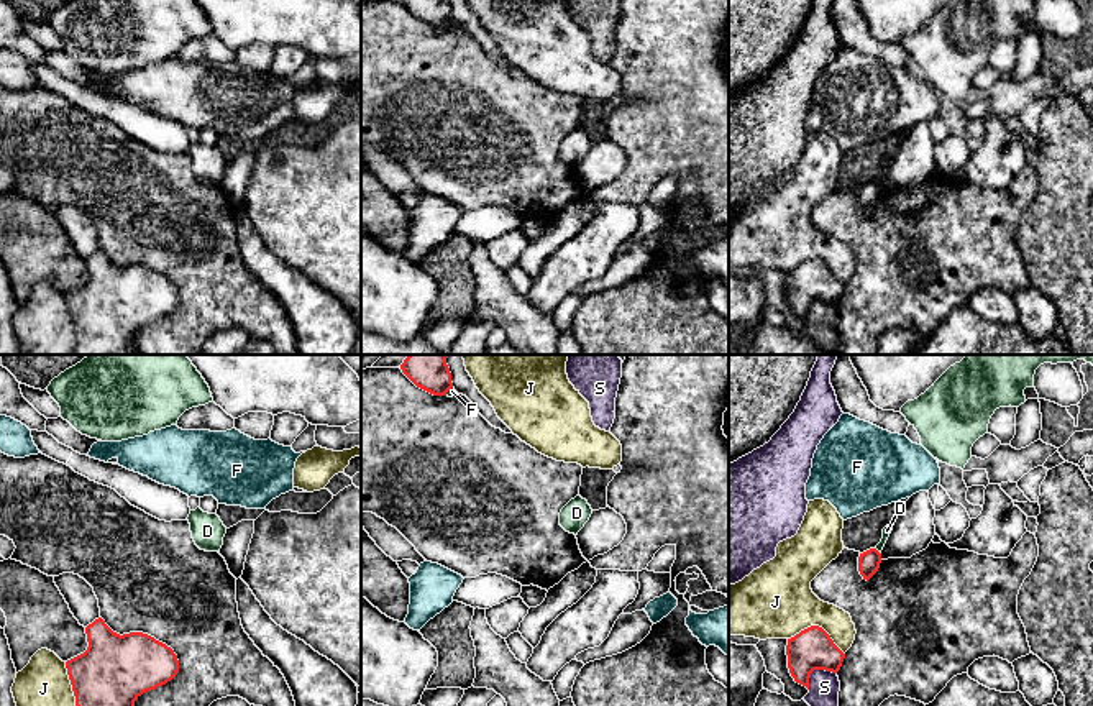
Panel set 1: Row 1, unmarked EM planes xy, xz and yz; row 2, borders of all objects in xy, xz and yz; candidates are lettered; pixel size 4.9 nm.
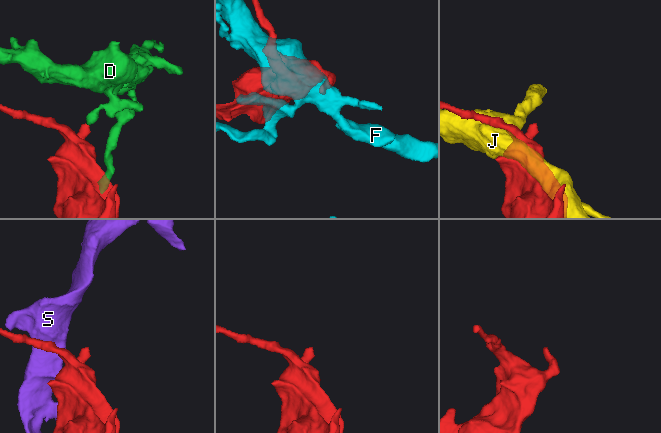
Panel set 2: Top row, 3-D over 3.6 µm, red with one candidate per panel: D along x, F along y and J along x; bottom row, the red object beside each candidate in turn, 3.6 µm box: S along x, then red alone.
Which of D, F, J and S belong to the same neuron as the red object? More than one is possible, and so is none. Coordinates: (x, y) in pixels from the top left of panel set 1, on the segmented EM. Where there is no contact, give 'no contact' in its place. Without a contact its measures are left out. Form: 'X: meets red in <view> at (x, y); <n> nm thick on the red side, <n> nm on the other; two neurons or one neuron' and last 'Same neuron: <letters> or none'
D: meets red in yz at (878, 552); 110 nm thick on the red side, 50 nm on the other; two neurons
F: meets red in xz at (448, 389); 200 nm thick on the red side, 40 nm on the other; two neurons
J: meets red in yz at (818, 626); 200 nm thick on the red side, 360 nm on the other; two neurons
S: meets red in yz at (816, 669); 200 nm thick on the red side, 150 nm on the other; two neurons
Same neuron: none

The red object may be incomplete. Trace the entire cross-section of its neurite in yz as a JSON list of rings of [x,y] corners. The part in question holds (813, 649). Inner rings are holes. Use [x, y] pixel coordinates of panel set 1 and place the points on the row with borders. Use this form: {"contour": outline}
{"contour": [[[811,626],[788,639],[786,655],[791,676],[807,690],[814,670],[837,673],[845,658],[845,653],[819,626]]]}

